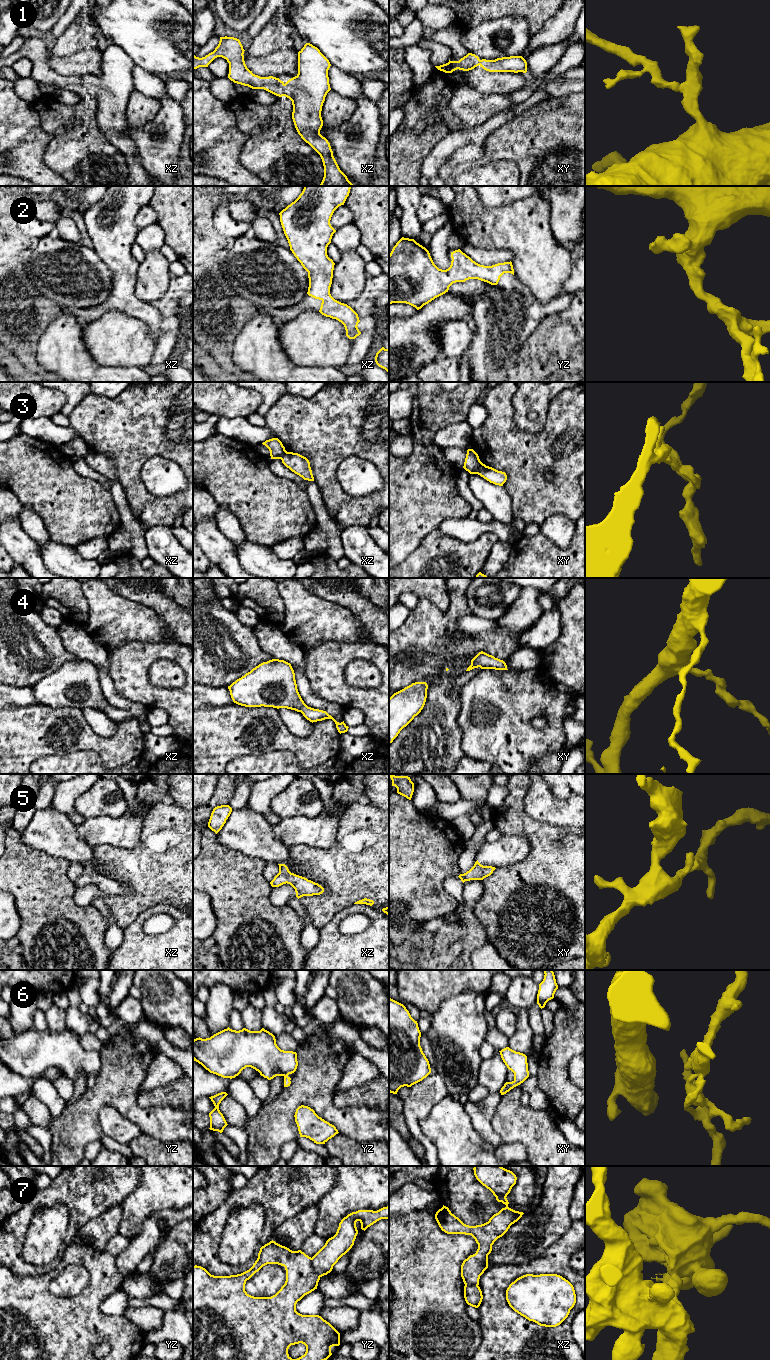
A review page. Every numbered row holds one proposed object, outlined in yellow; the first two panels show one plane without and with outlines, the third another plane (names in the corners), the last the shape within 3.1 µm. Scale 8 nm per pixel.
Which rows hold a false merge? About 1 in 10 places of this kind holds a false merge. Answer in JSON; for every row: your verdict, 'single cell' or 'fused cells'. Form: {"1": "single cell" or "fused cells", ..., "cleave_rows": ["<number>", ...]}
{"1": "single cell", "2": "single cell", "3": "fused cells", "4": "single cell", "5": "single cell", "6": "single cell", "7": "fused cells", "cleave_rows": ["3", "7"]}

